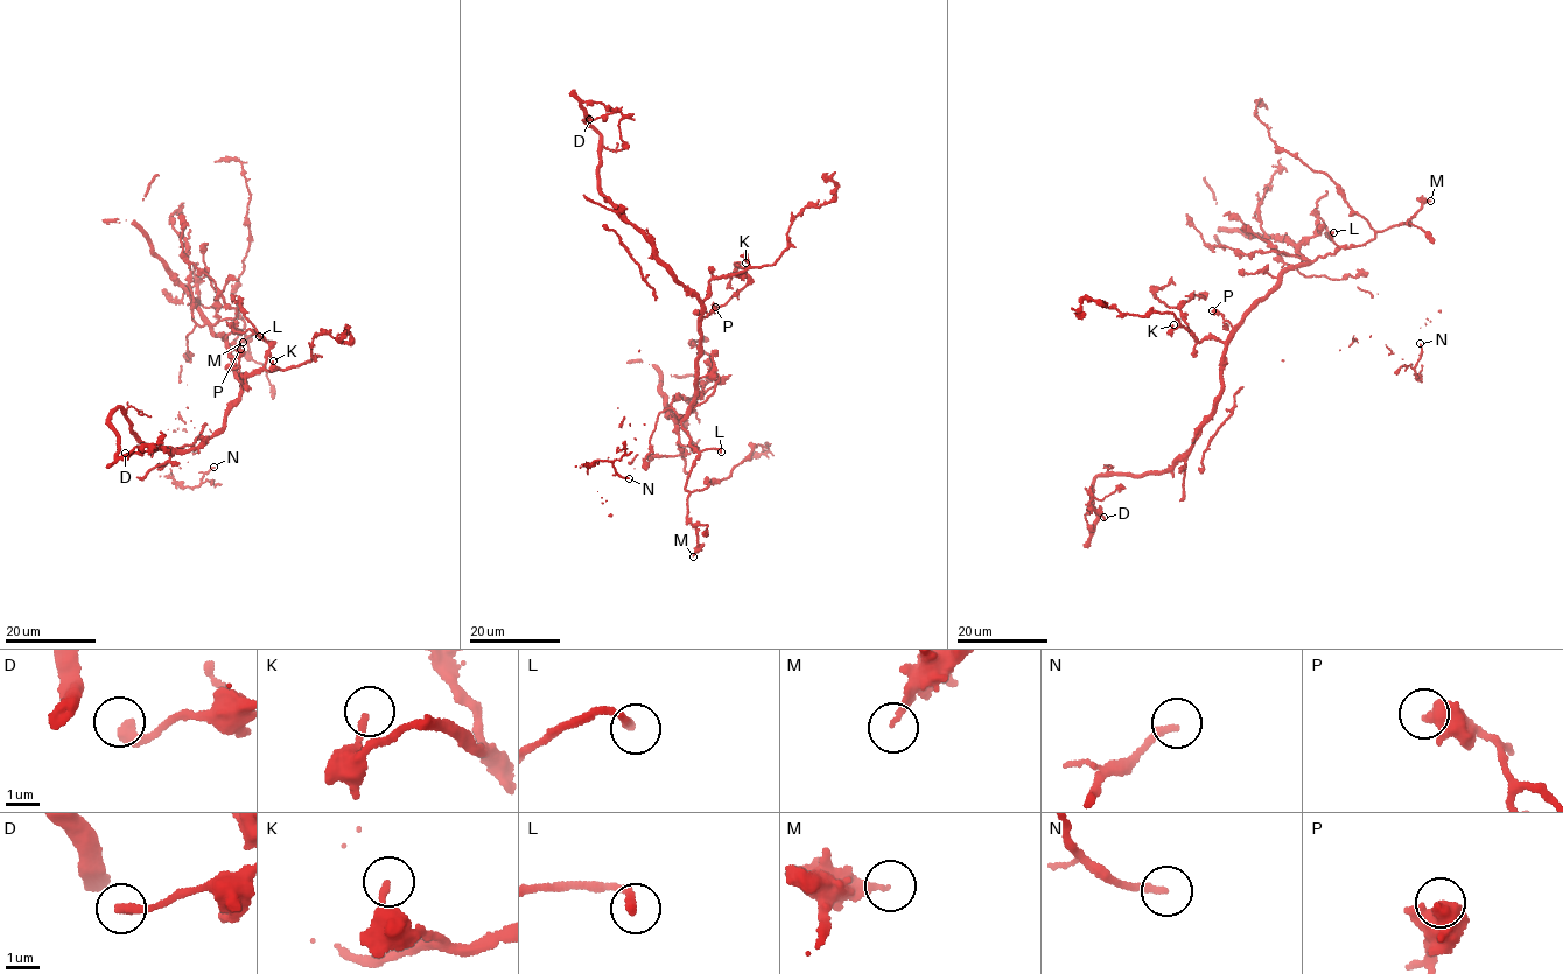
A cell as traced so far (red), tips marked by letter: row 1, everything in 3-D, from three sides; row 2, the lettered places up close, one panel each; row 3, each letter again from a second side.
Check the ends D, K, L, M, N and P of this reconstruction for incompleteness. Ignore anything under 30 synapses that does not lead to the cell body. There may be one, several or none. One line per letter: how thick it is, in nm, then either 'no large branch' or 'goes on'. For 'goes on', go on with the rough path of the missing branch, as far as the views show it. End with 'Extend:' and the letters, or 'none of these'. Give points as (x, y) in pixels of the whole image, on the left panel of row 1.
D: calibre 300 nm; no large branch
K: calibre 180 nm; no large branch
L: calibre 240 nm; goes on; course (259, 336), (268, 310), (256, 289), (273, 267), (284, 239)
M: calibre 200 nm; no large branch
N: calibre 200 nm; no large branch
P: calibre 360 nm; no large branch
Extend: L

